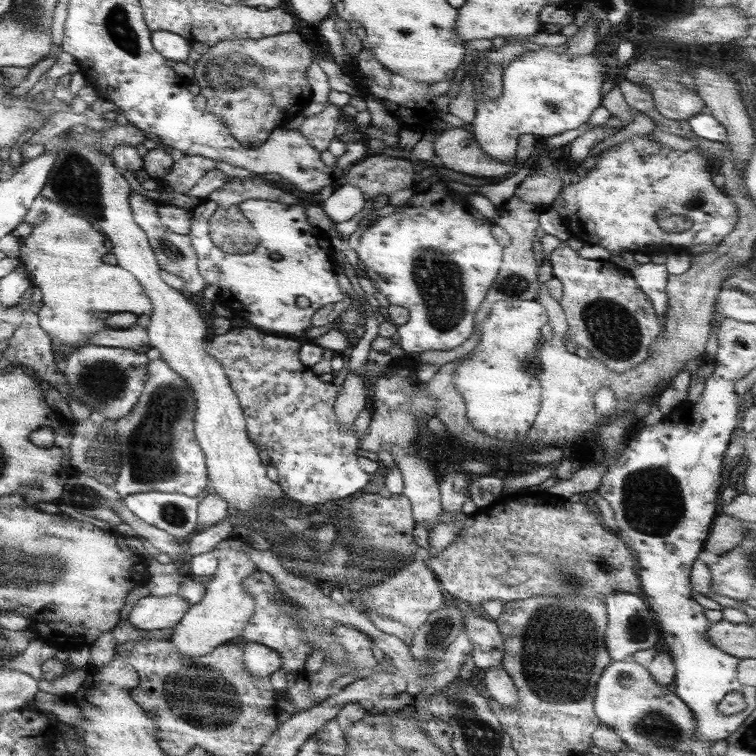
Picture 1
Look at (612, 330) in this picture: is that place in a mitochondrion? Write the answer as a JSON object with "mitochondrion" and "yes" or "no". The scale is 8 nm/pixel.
{"mitochondrion":"yes"}

